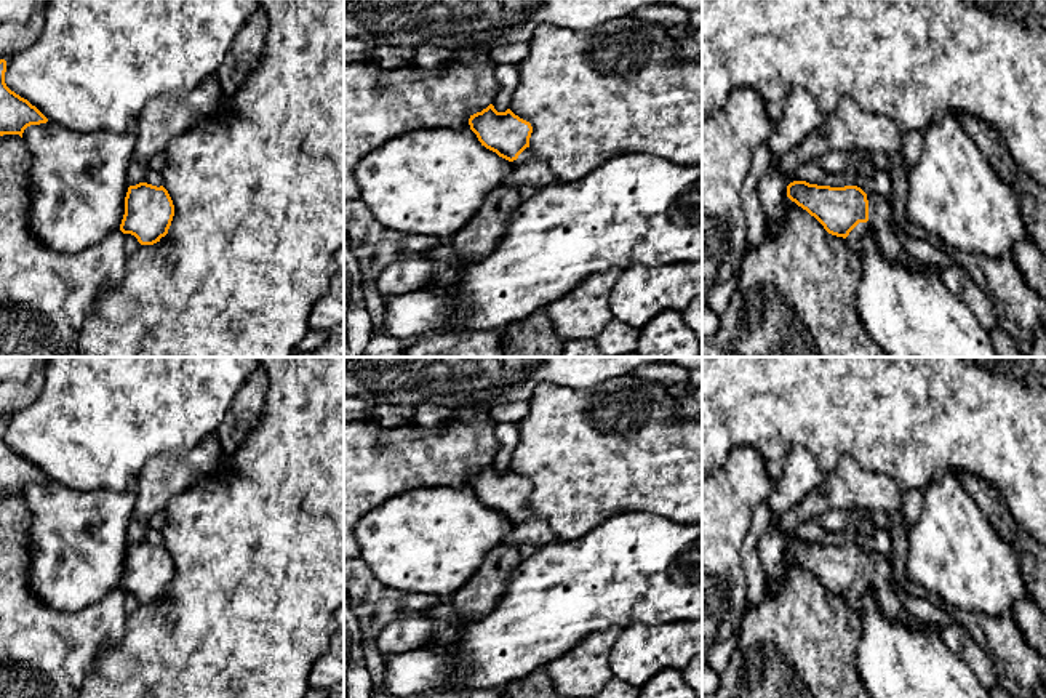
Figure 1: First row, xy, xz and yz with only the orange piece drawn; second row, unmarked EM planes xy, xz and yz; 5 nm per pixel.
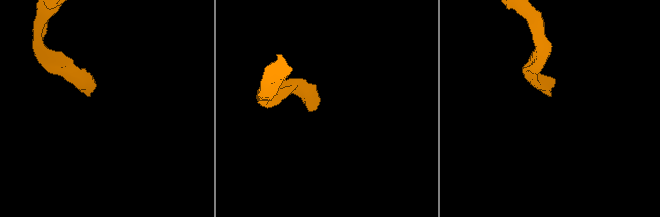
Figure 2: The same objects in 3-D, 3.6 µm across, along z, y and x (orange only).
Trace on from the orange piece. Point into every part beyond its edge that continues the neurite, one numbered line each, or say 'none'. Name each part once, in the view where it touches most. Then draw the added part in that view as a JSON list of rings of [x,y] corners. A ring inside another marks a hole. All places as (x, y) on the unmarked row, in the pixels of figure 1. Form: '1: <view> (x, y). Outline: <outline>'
1: yz (880, 572). Outline: [[[875,549],[867,552],[868,559],[868,580],[859,581],[849,594],[844,597],[848,605],[860,613],[862,599],[867,592],[872,592],[878,602],[878,607],[886,620],[916,626],[920,629],[934,629],[937,626],[929,623],[921,623],[902,607],[892,589],[892,567],[891,564],[878,554]]]

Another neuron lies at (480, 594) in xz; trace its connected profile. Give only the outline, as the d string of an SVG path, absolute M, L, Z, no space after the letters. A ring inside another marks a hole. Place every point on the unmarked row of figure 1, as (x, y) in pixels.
M502 543L491 549L477 573L449 596L448 604L453 607L456 618L472 621L488 615L502 597L509 578L520 564L518 548Z

